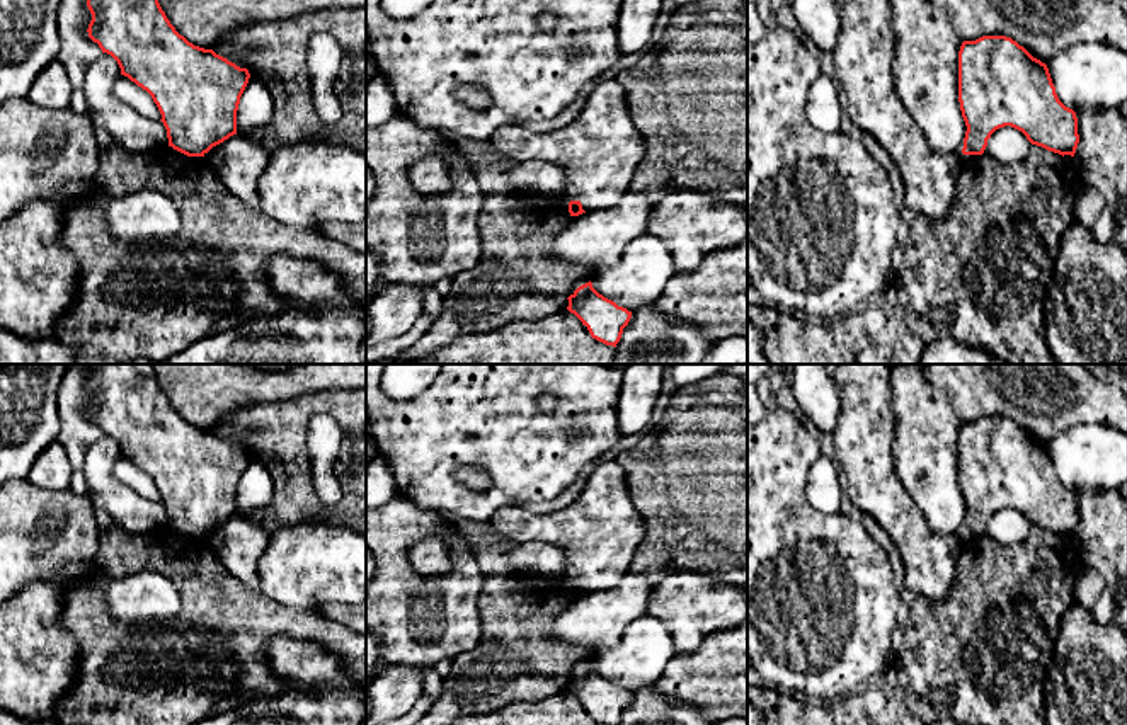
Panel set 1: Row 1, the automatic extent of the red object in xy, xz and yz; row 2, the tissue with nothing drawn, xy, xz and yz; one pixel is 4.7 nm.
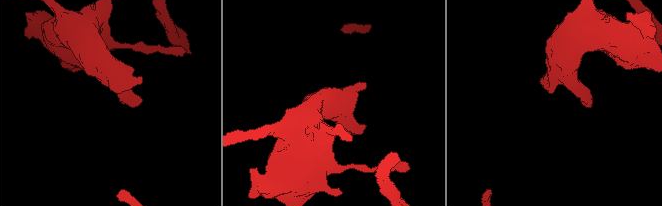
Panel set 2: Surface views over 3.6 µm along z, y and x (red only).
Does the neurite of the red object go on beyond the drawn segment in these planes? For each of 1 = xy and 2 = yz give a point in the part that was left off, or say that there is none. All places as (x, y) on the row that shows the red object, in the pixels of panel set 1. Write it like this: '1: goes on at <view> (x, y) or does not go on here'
1: does not go on here
2: does not go on here

